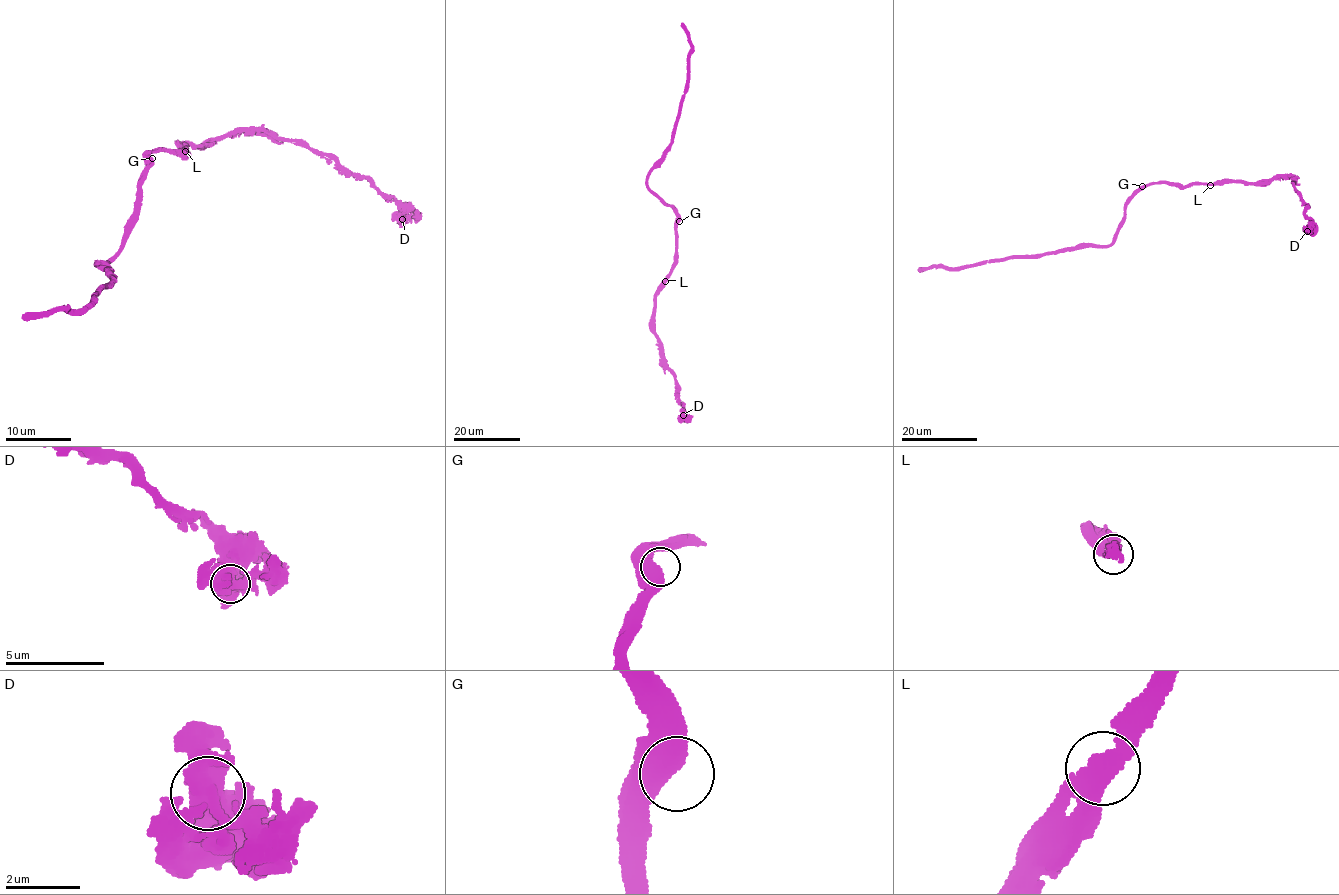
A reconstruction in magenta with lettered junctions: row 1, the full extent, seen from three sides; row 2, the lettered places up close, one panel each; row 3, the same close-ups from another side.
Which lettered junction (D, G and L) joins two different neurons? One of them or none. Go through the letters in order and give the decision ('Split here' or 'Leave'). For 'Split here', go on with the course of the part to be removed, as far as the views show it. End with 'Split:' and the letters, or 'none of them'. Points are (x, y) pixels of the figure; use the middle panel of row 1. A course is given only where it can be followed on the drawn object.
D: Leave
G: Leave
L: Leave
Split: none of them

